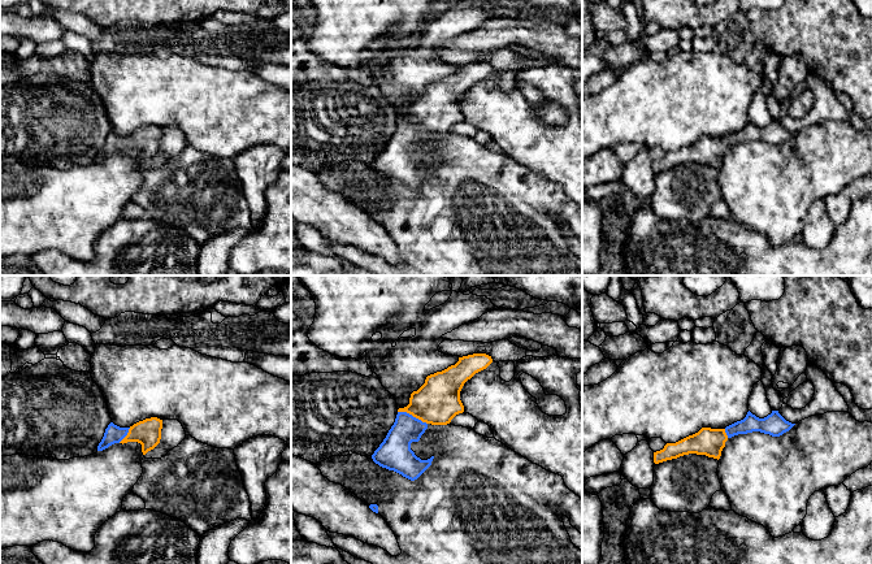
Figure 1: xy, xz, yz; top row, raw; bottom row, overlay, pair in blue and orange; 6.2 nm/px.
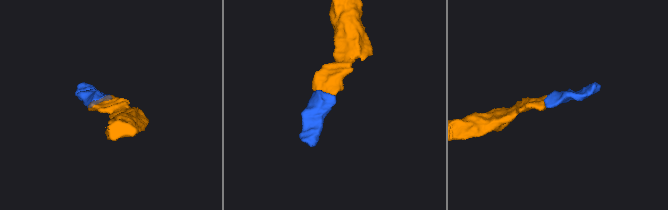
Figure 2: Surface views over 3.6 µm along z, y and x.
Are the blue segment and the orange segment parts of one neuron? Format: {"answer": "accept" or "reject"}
{"answer": "accept"}

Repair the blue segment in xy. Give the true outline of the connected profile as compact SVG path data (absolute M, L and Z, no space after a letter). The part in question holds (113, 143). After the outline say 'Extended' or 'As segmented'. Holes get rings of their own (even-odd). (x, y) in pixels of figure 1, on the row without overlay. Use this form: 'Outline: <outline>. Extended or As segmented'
Outline: M157 126L146 127L130 136L120 136L110 131L97 155L97 160L103 160L114 152L138 151L142 153L143 164L146 164L160 152L161 138L162 129Z. Extended

